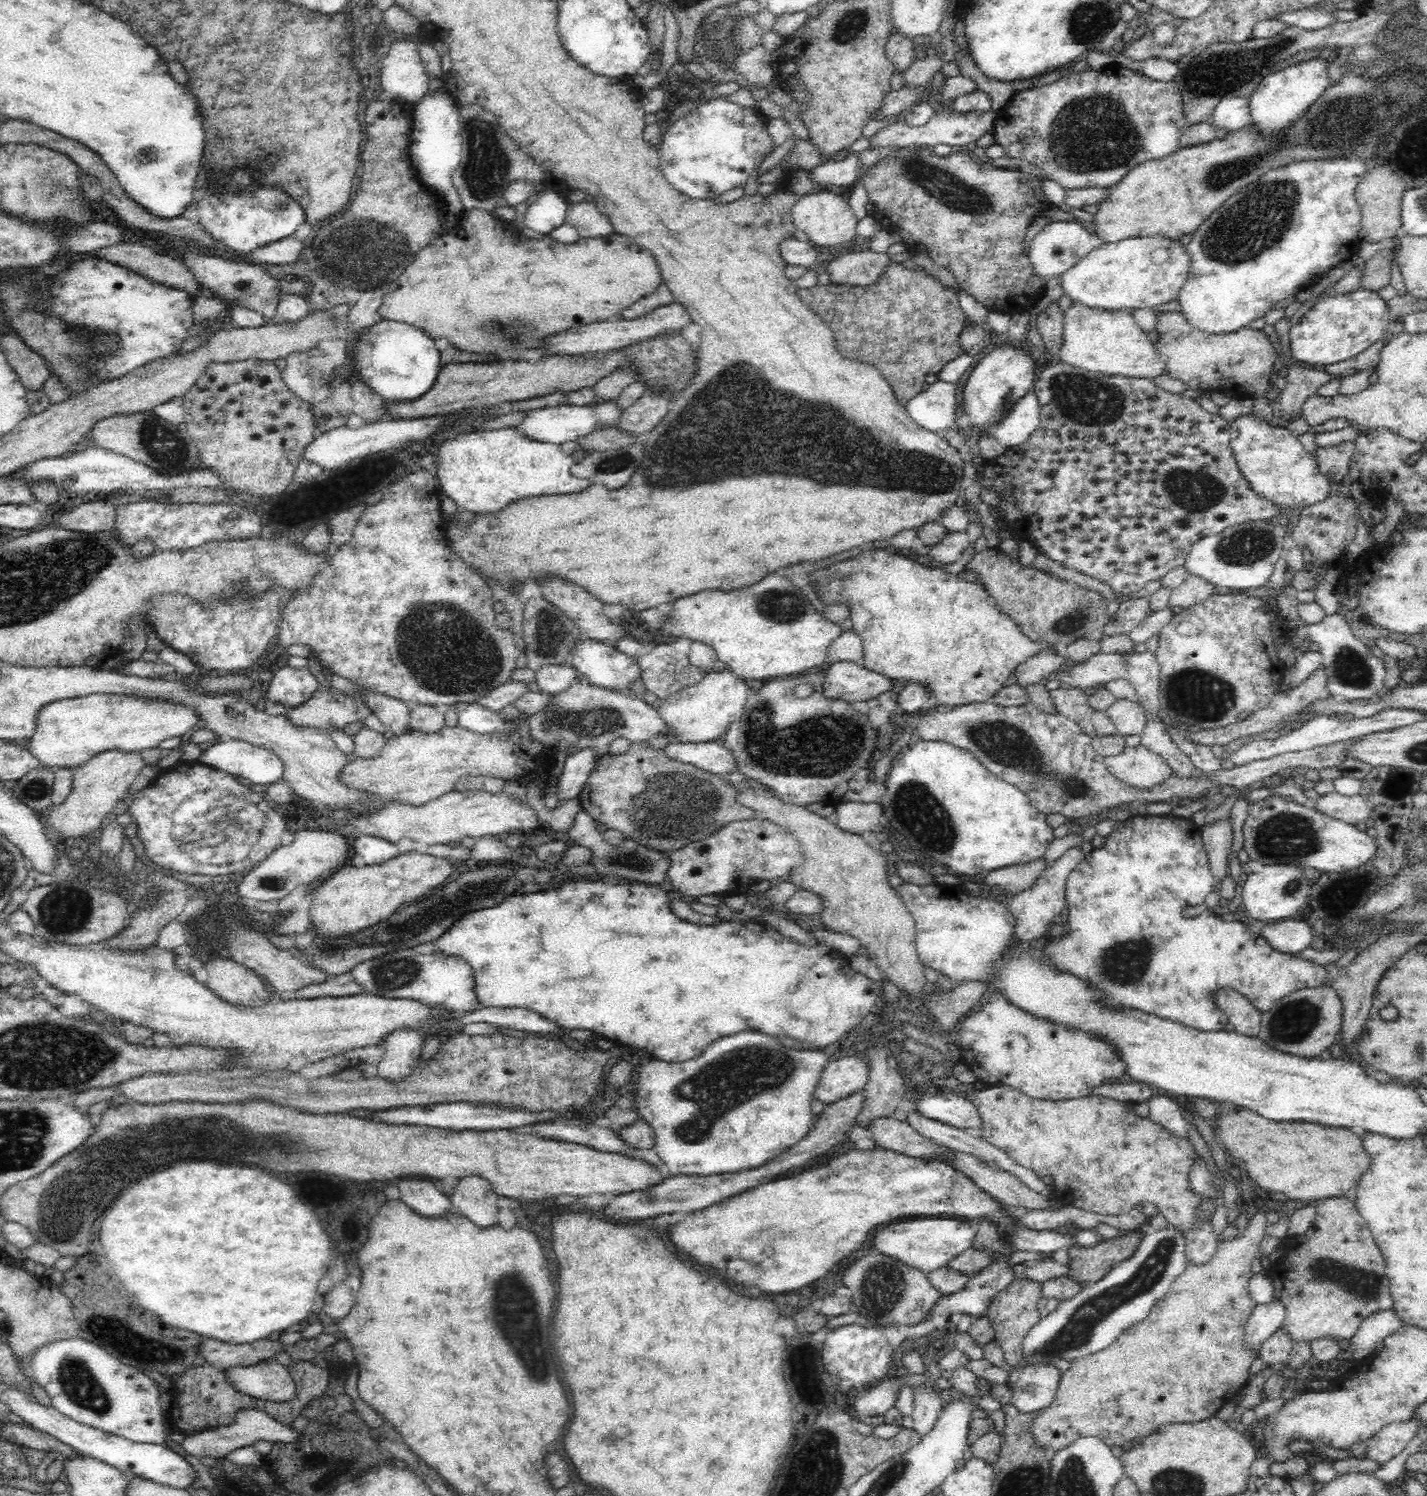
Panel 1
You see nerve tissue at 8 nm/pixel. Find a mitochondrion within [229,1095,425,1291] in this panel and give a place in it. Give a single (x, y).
(276, 1142)

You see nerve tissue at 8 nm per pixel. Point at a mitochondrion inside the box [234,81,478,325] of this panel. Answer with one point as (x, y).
(370, 252)

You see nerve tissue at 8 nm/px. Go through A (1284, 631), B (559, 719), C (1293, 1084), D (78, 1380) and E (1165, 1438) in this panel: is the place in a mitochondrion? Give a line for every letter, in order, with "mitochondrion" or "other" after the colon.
A: other
B: mitochondrion
C: other
D: mitochondrion
E: other

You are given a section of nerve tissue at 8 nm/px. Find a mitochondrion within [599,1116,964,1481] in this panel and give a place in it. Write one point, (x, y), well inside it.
(883, 1287)

